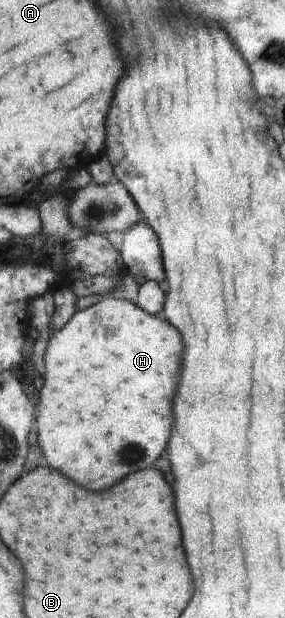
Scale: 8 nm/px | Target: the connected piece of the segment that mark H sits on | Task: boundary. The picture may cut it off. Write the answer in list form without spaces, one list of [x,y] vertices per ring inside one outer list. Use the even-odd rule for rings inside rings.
[[[108,297],[97,301],[95,305],[90,305],[87,309],[76,312],[72,320],[62,329],[59,330],[49,342],[47,346],[46,361],[46,386],[40,392],[40,414],[38,414],[38,434],[40,434],[40,444],[46,452],[46,460],[50,466],[54,466],[56,470],[62,470],[64,474],[70,474],[70,478],[74,478],[74,482],[78,482],[80,486],[86,486],[88,490],[108,490],[112,488],[116,482],[124,480],[126,476],[130,476],[132,472],[138,472],[142,468],[154,468],[158,458],[166,452],[170,436],[172,436],[172,428],[174,428],[174,408],[172,408],[172,400],[176,396],[178,390],[178,382],[182,376],[182,356],[184,356],[184,342],[182,342],[182,334],[166,320],[160,320],[158,316],[148,314],[146,310],[142,310],[141,306],[133,304],[123,298]]]

